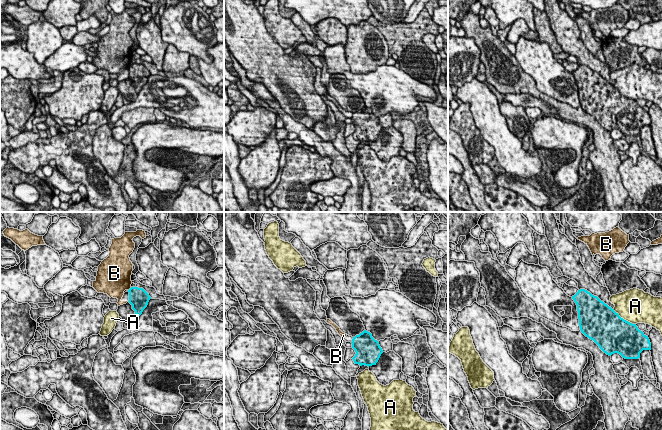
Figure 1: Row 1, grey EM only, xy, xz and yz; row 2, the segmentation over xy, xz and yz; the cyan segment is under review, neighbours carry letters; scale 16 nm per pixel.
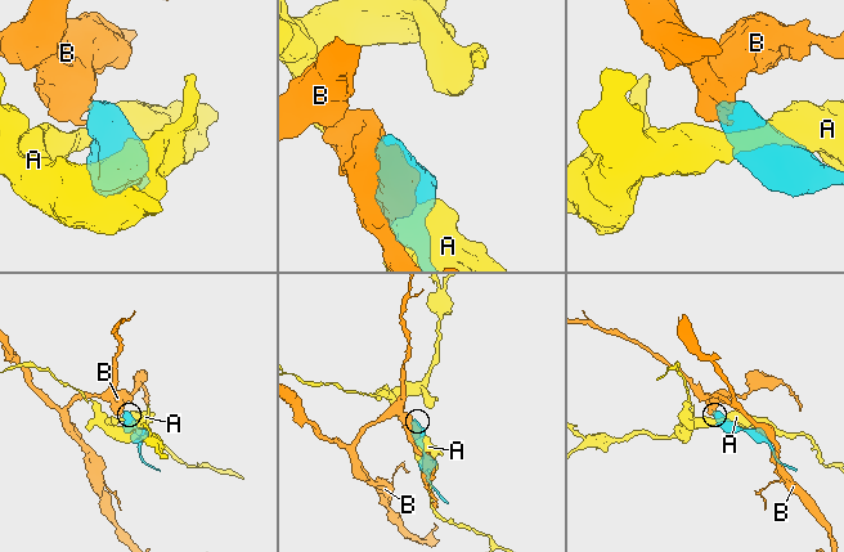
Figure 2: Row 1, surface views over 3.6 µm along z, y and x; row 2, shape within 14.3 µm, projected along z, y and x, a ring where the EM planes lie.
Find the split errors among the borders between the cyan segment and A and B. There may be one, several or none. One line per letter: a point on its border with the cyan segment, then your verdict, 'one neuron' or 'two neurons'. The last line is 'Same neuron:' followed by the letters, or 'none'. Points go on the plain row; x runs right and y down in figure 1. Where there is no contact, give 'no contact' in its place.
A: contact yz (623, 95); two neurons
B: contact xy (129, 65); two neurons
Same neuron: none

